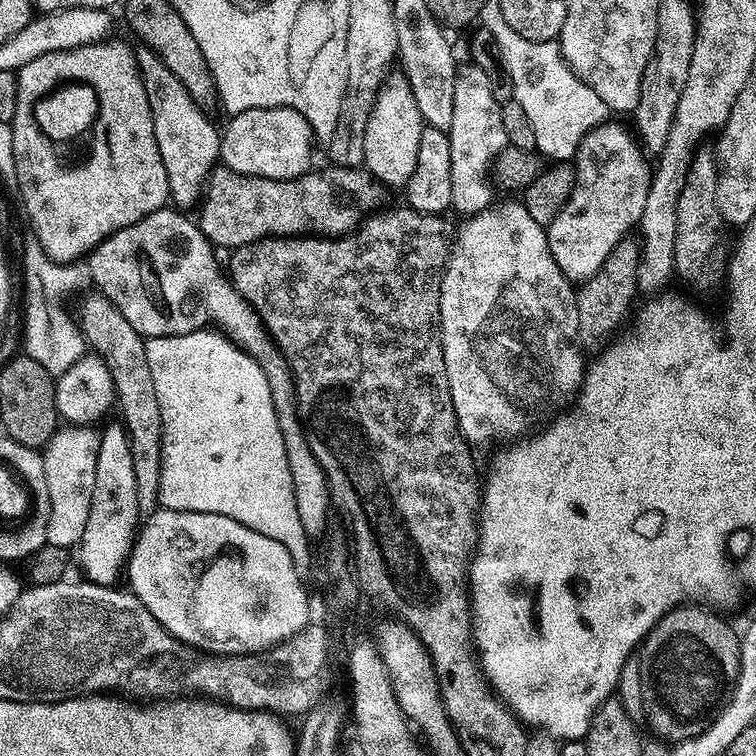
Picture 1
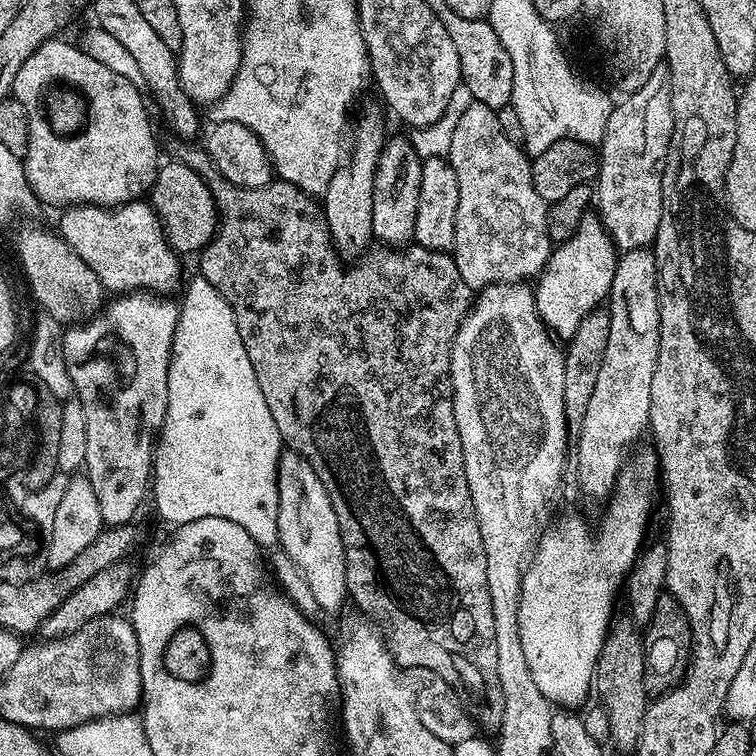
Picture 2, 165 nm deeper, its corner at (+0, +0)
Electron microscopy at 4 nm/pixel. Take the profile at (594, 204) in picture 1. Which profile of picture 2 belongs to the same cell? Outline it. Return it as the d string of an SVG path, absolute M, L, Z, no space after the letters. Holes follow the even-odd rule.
M596 214L584 215L582 222L578 222L578 230L574 230L566 242L553 247L534 289L540 321L548 327L553 337L568 341L574 330L578 330L578 322L607 301L608 291L614 282L617 259L618 249Z

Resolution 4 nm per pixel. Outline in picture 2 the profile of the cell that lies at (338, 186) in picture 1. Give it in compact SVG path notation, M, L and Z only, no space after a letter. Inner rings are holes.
M175 158L169 160L169 164L161 163L156 169L156 180L150 189L150 203L155 209L156 217L160 219L168 245L177 254L196 254L204 249L216 234L216 203L212 191L208 189L207 182L200 177L199 172L195 172L190 166L180 163Z

